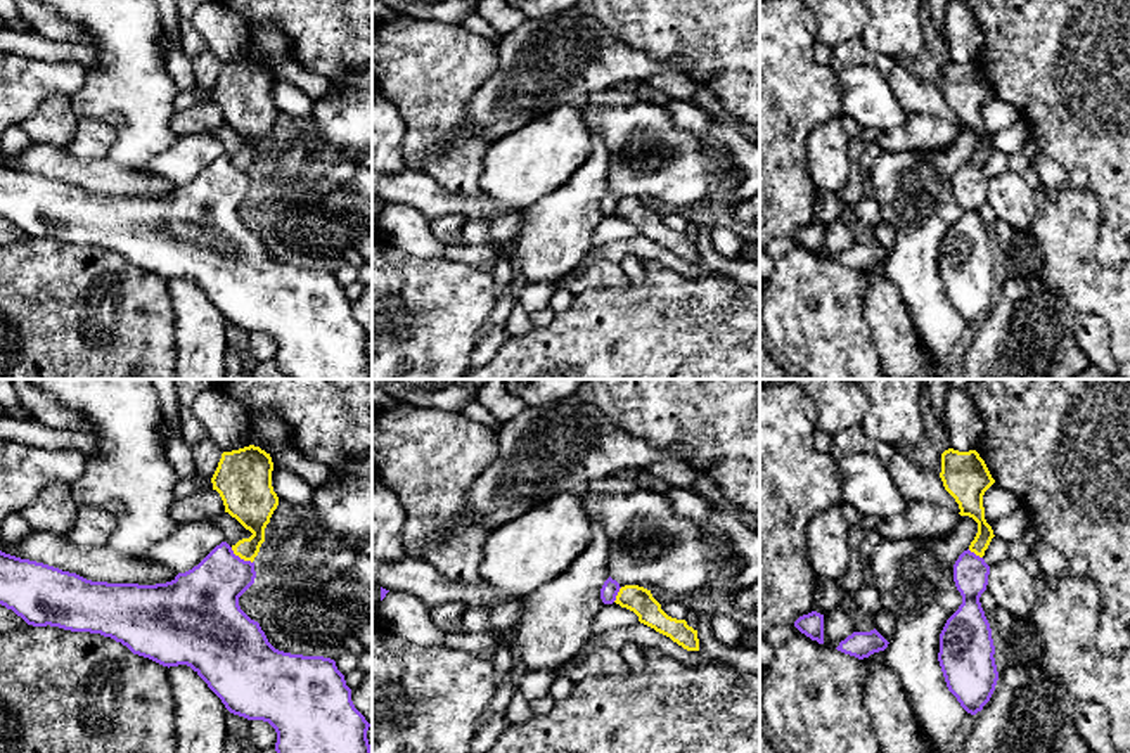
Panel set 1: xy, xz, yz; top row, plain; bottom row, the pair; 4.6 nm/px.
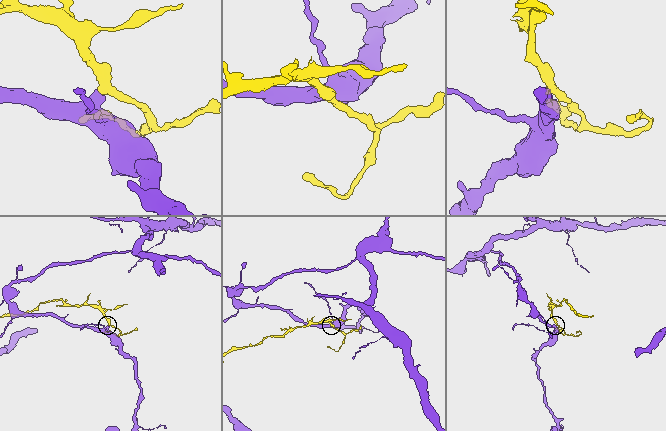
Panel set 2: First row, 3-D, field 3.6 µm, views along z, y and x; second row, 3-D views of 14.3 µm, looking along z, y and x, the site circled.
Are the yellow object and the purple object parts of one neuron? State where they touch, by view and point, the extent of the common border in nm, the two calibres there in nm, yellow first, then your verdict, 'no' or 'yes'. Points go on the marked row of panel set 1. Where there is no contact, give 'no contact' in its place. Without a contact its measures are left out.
contact xy (241, 558); length 130 nm; calibres 190 and 300 nm; no

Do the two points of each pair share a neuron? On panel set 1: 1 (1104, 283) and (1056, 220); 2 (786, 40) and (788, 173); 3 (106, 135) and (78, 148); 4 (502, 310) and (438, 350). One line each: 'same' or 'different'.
1: same
2: same
3: same
4: different

